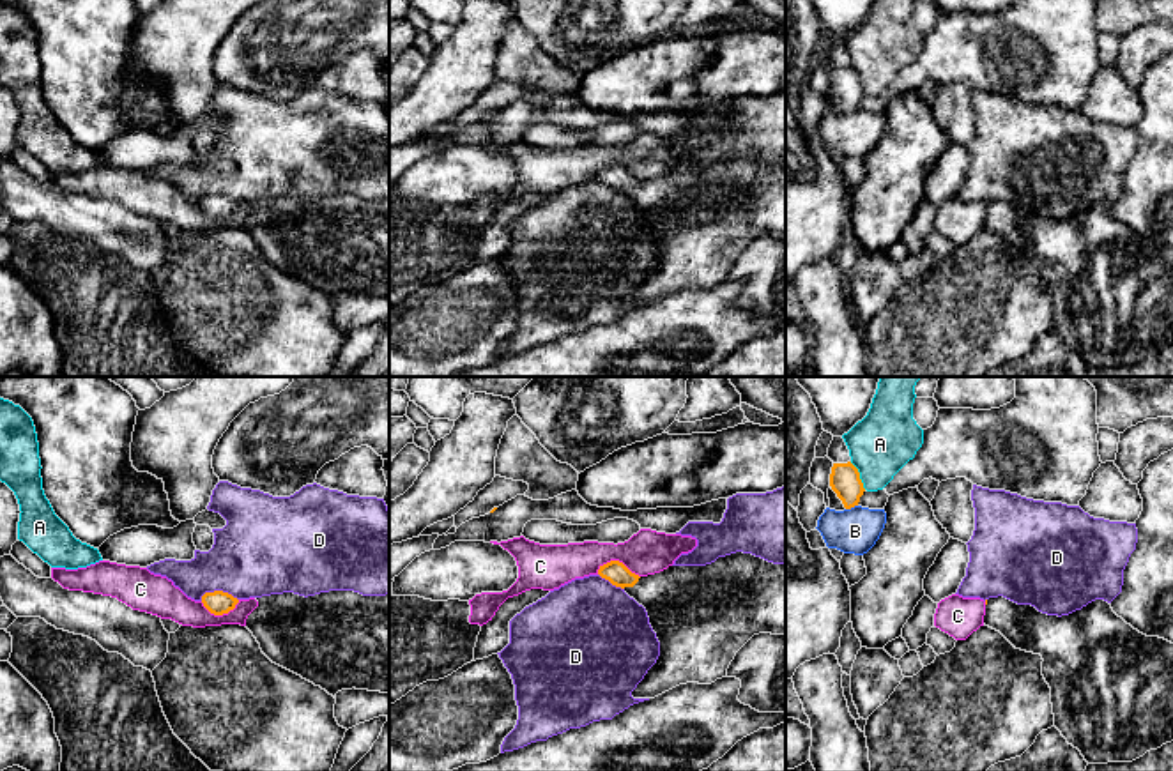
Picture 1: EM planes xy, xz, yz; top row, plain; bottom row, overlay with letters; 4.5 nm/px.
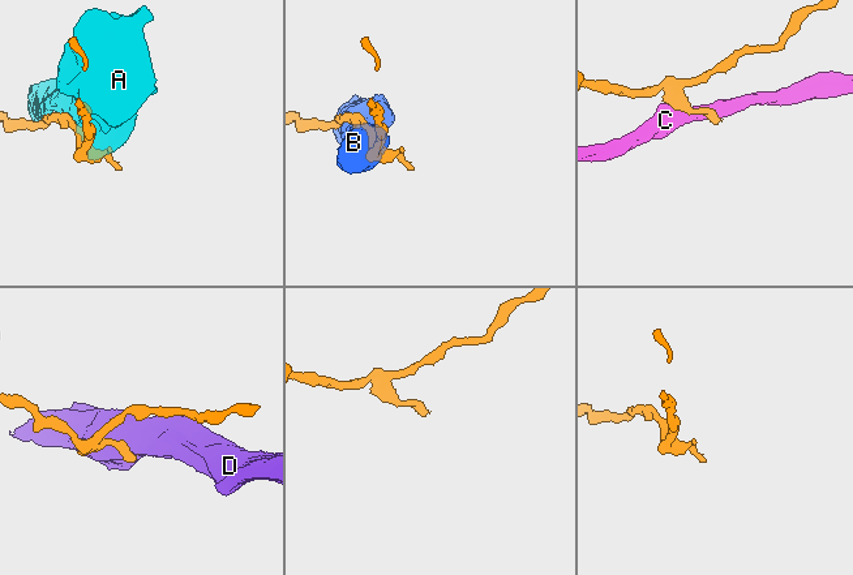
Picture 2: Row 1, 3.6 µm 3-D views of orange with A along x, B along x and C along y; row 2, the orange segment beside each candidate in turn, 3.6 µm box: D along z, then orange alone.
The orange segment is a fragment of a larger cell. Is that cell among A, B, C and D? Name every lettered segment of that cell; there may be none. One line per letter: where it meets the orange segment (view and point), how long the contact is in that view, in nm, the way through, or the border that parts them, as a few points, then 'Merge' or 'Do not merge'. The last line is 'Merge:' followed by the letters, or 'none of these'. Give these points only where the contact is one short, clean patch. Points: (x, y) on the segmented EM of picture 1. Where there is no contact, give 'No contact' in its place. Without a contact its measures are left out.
A: Touches orange at yz (858, 476). Shared border 150 nm. Do not merge
B: Touches orange at yz (851, 506). Shared border 60 nm. Do not merge
C: Touches orange at xz (618, 561). Shared border 200 nm. Do not merge
D: Touches orange at xy (220, 591). Shared border 180 nm. Do not merge
Merge: none of these

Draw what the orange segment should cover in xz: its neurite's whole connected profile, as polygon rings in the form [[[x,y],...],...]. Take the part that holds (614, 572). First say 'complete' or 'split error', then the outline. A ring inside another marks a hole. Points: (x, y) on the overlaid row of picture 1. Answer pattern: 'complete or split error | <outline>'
split error | [[[736,552],[706,566],[669,566],[648,576],[610,561],[598,575],[646,608],[660,642],[660,656],[632,691],[633,698],[655,698],[686,683],[711,684],[727,676],[736,653],[754,635],[786,635],[786,564]]]

